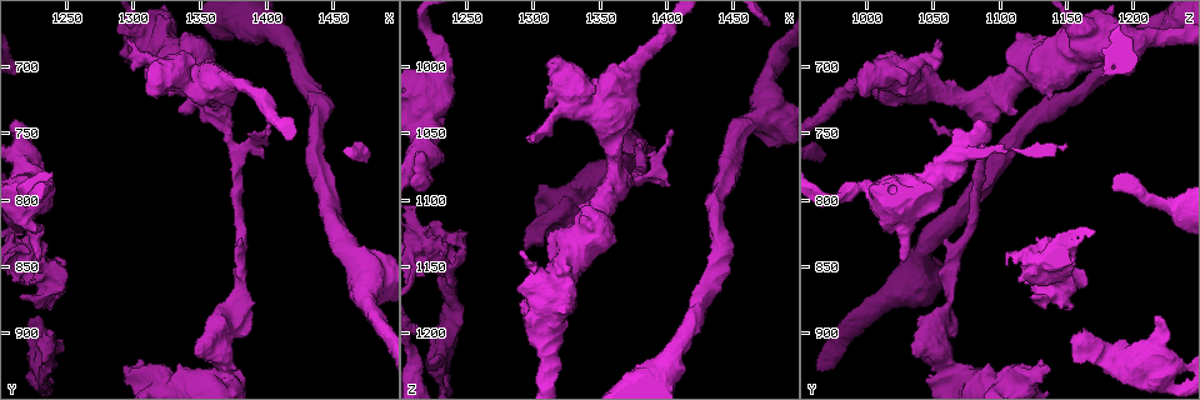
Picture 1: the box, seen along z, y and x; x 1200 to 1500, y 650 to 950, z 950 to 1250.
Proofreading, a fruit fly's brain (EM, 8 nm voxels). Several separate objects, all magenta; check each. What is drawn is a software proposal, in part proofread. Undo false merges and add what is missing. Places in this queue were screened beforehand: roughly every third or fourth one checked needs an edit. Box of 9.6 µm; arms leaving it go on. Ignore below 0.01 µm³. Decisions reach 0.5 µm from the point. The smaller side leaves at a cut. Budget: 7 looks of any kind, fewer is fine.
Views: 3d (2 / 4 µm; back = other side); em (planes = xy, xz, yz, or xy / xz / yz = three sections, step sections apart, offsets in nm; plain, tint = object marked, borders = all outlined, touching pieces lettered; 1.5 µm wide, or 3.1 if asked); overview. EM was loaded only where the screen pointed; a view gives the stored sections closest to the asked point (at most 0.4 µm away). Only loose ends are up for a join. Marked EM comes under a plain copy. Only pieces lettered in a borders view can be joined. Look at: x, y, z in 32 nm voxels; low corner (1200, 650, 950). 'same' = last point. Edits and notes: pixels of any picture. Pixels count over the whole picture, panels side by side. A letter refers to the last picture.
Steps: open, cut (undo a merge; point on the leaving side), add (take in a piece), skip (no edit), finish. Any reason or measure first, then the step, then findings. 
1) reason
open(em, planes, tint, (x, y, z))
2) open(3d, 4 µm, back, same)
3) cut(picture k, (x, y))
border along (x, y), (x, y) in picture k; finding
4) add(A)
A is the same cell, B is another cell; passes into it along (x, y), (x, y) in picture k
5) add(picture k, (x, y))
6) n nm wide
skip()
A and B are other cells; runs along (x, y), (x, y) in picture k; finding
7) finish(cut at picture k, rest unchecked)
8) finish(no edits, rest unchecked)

open(em, xy, step 4, borders, (1232, 890, 1216))

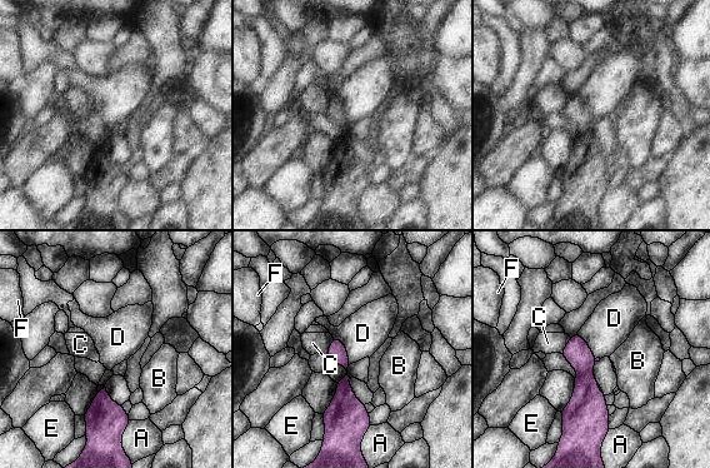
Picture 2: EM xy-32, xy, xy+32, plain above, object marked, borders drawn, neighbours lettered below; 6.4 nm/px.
another direction
open(em, planes, borders, same)

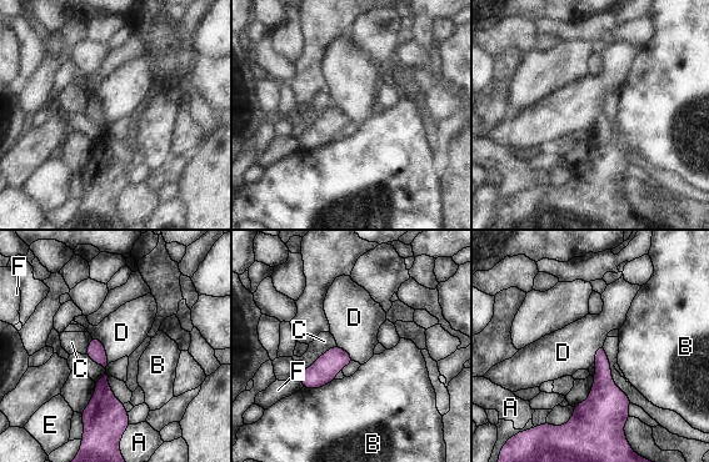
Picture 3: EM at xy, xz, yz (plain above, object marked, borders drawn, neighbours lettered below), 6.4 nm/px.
skip()
A, B, C, D, E and F are other cells; border along (91, 336), (101, 342), (108, 363) in picture 3; no lettered piece goes on from it

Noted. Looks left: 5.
branch stops here
open(em, planes, borders, (1294, 922, 1136))

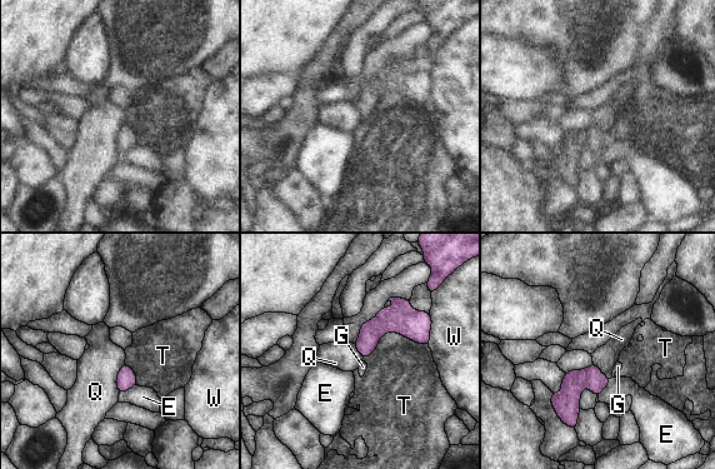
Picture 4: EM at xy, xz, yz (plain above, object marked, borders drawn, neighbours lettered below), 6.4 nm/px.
skip()
E, G, Q, T and W are other cells; no lettered piece goes on from it

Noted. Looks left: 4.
free end
open(3d, 2 µm, (1228, 844, 1028))

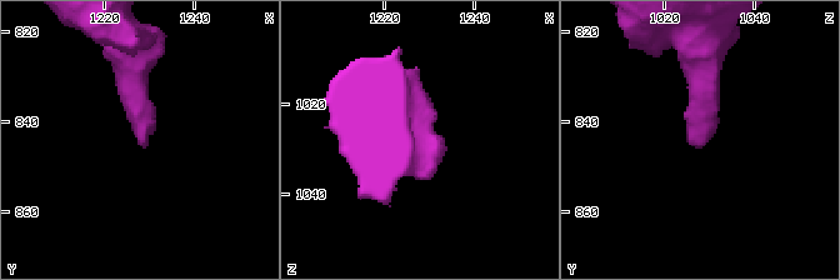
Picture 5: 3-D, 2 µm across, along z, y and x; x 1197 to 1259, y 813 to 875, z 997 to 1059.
open(em, planes, borders, (1230, 846, 1027))

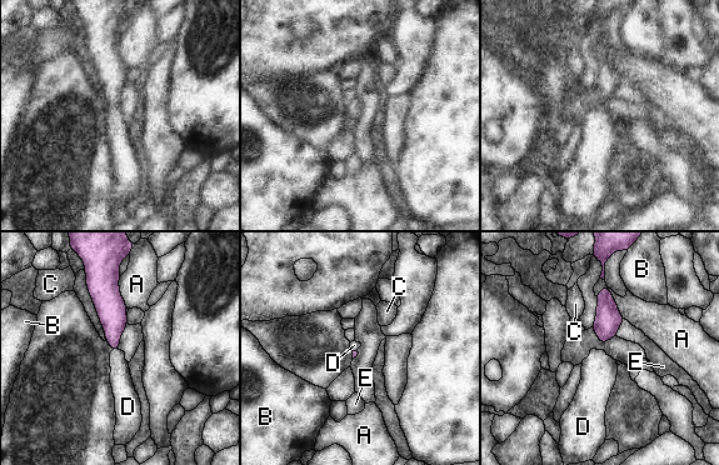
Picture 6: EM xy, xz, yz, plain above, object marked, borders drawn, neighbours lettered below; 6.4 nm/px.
add(D)
D is the same cell, A, B, C and E are other cells; passes into it along (111, 311), (115, 350), (120, 379) in picture 6; the neuron continues

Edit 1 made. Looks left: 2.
finish(add at picture 6, rest unchecked)

